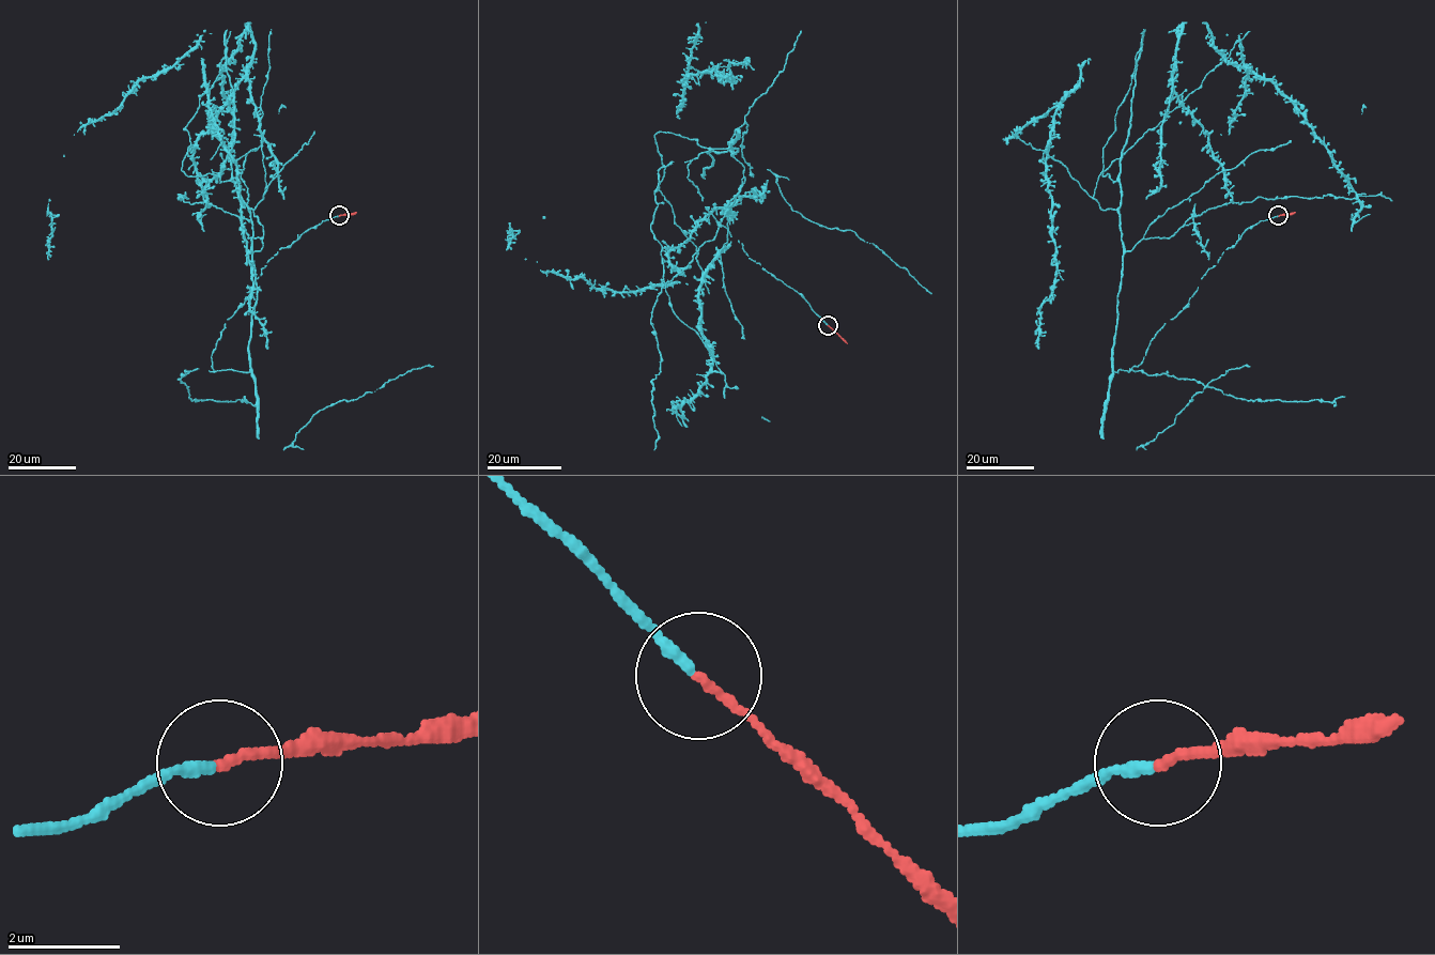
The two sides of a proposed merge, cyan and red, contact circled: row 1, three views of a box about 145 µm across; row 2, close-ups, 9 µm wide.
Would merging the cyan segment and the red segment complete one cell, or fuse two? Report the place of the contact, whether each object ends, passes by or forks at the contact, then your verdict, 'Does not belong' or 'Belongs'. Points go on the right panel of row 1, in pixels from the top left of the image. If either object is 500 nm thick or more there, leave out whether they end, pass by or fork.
Place: (1278, 215). At the ring cyan ends. At the ring red ends. Belongs

